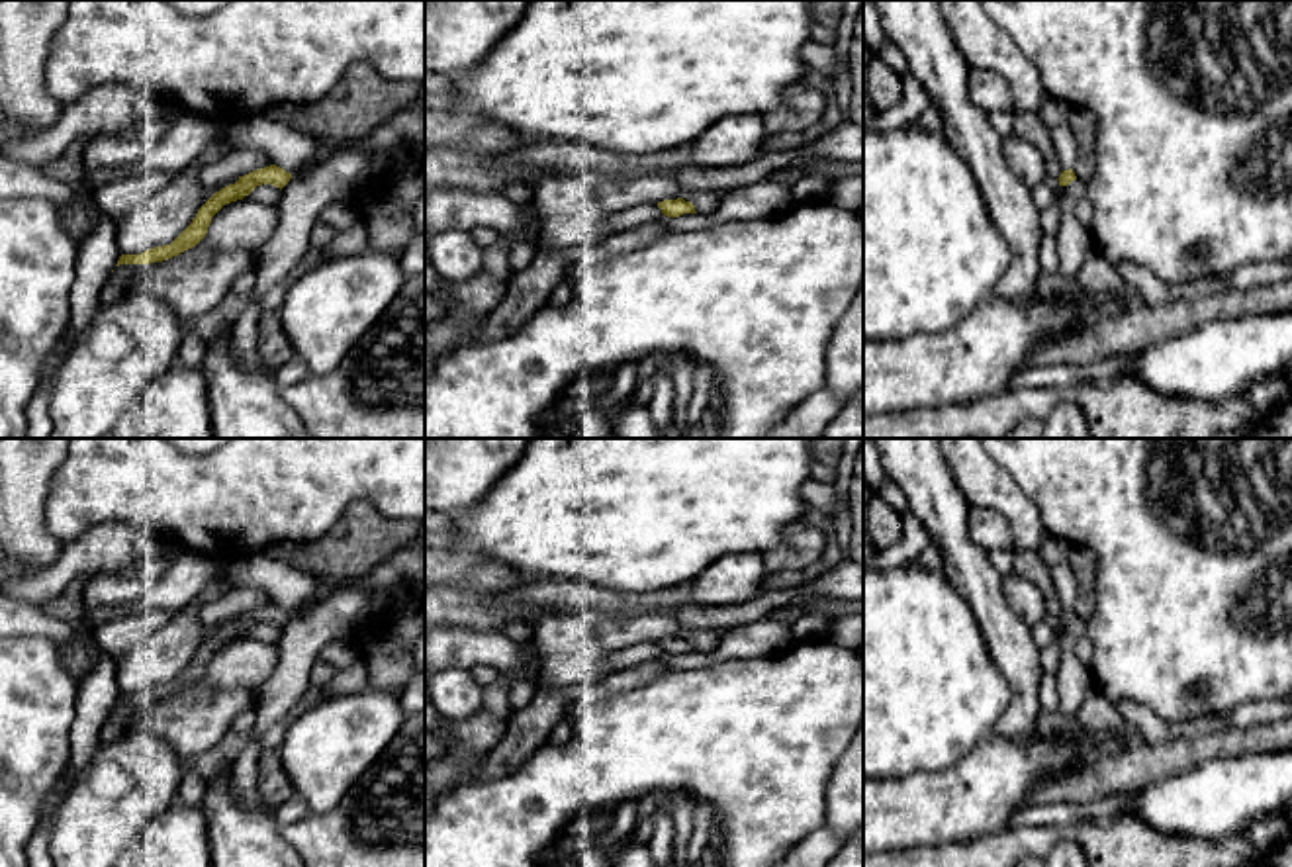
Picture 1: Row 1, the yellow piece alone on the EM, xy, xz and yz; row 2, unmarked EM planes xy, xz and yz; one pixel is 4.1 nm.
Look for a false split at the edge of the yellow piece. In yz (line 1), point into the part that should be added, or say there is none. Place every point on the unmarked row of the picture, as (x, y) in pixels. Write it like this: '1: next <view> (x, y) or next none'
1: next none

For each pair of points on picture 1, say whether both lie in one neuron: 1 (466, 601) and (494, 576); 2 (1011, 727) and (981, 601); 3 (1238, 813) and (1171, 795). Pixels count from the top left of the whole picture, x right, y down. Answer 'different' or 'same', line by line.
1: different
2: same
3: same

